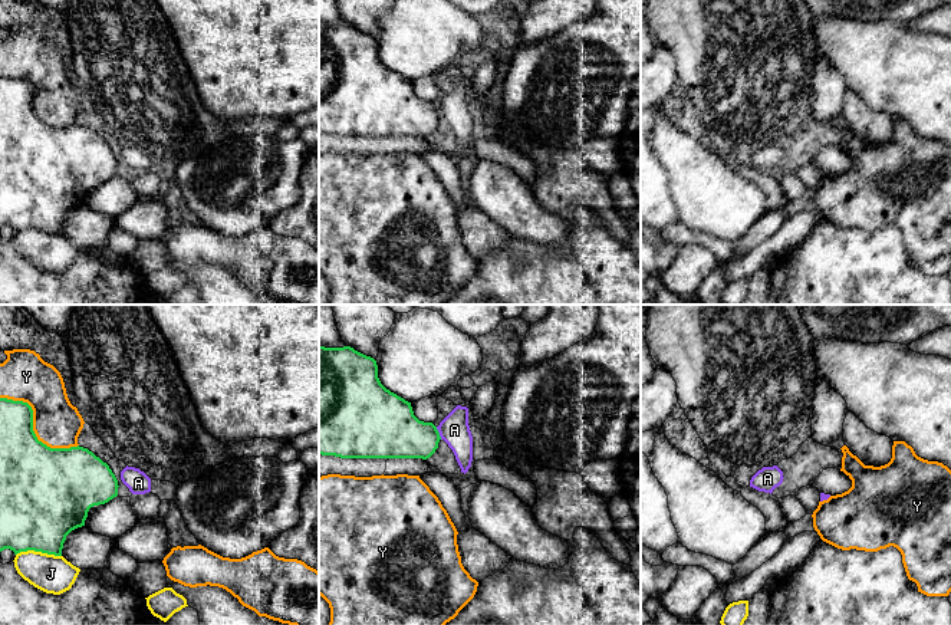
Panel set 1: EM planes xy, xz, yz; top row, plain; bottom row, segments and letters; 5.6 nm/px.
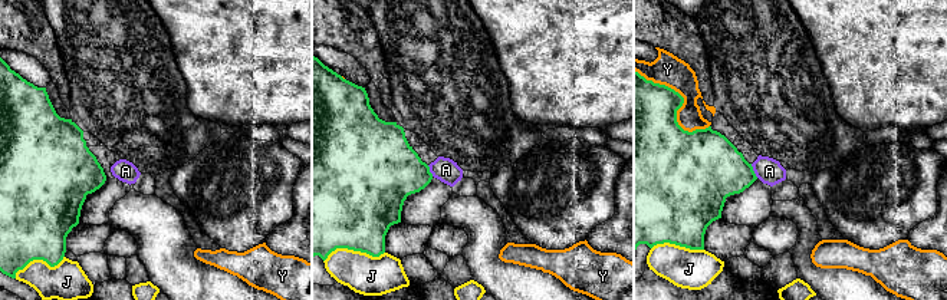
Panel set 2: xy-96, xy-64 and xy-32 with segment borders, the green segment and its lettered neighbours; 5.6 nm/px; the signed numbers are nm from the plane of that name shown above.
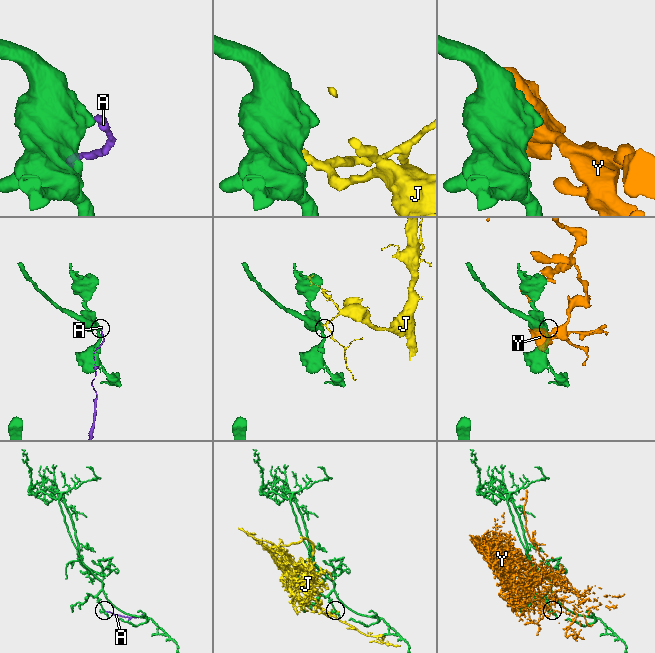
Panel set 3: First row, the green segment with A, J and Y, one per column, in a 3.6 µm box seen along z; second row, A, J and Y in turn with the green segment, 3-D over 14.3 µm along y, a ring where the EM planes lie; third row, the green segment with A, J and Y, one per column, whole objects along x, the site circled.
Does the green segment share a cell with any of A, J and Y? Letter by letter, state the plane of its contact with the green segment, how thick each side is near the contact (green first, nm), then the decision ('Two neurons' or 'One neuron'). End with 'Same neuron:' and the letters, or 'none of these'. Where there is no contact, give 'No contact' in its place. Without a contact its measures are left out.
A: Touches green in xz. Thickness 300 nm (green) against 170 nm. Two neurons
J: Touches green in xy. Thickness 440 nm (green) against 220 nm. Two neurons
Y: Touches green in xy. Thickness 360 nm (green) against 280 nm. Two neurons
Same neuron: none of these

